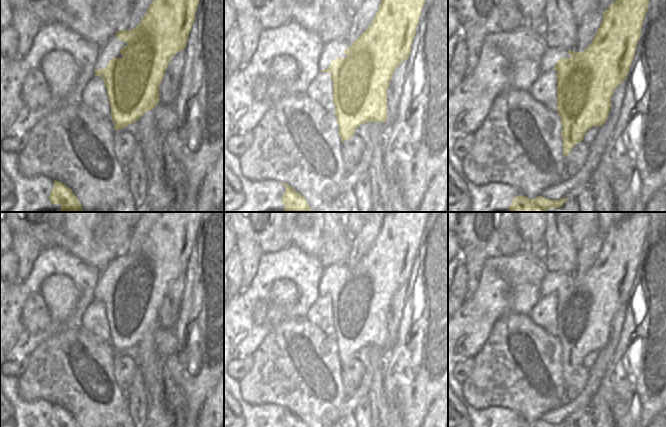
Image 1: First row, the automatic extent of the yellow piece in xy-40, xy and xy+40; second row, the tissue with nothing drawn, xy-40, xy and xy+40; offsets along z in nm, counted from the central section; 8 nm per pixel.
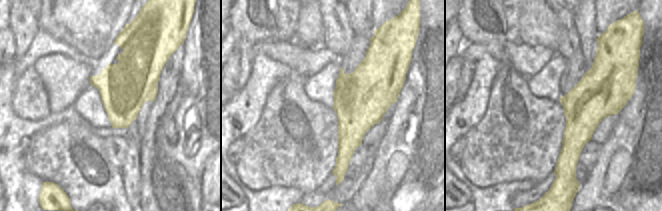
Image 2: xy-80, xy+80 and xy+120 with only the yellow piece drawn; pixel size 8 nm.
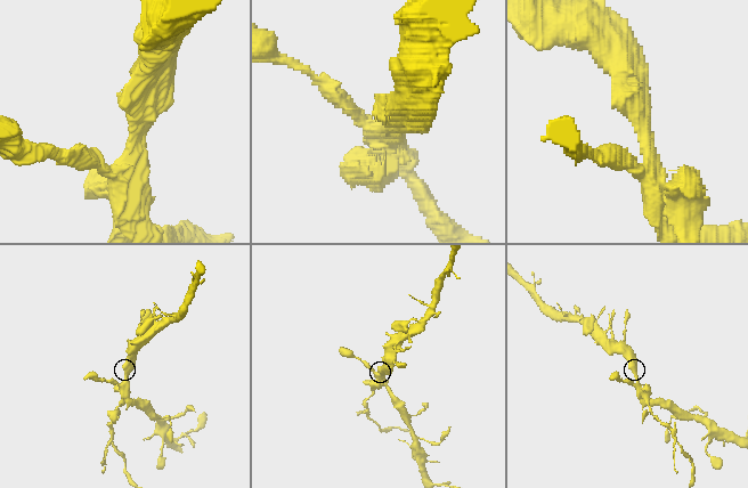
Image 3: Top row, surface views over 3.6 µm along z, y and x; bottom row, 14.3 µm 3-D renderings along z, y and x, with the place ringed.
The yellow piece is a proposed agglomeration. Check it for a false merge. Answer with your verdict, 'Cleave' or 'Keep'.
Cleave.

